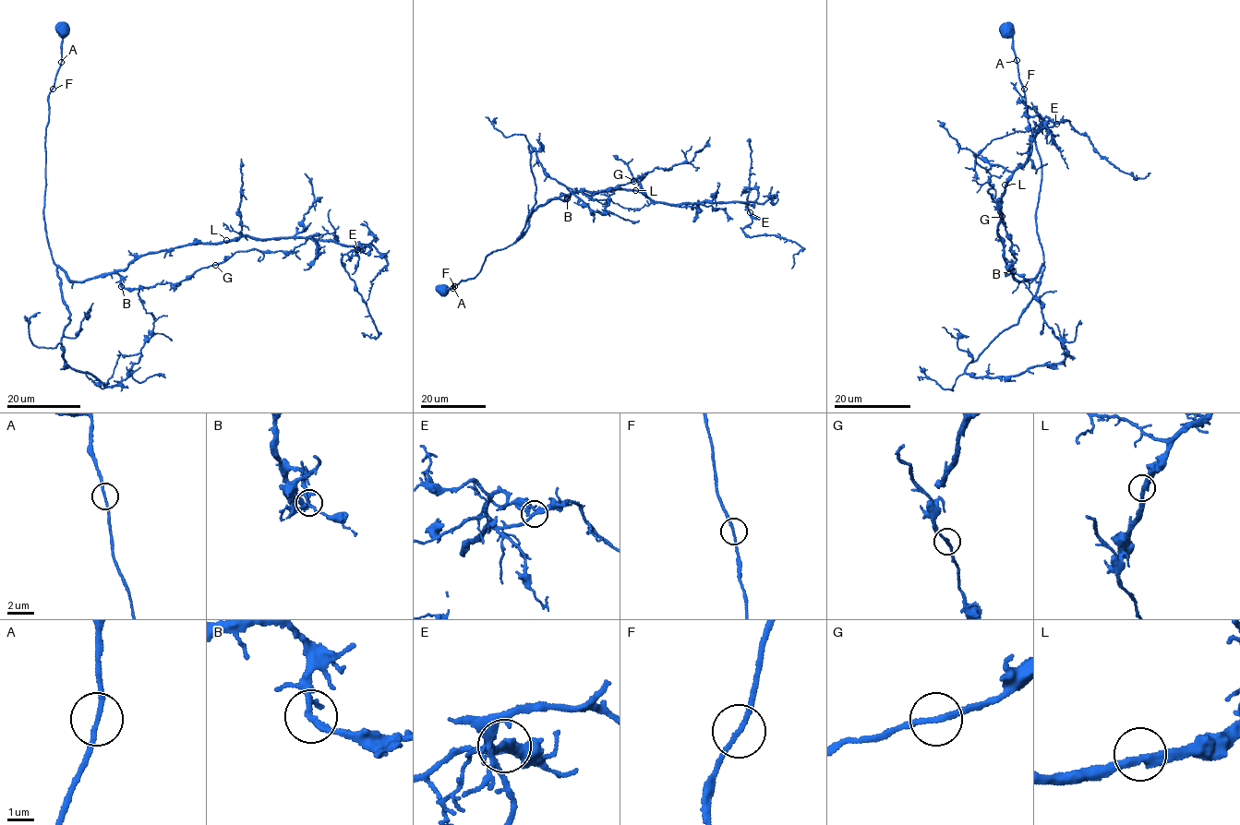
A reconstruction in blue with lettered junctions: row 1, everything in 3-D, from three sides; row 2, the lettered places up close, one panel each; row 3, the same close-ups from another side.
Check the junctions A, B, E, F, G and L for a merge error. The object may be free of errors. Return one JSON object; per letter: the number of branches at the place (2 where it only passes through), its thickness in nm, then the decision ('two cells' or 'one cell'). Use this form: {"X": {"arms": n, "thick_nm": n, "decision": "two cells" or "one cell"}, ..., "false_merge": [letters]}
{"A": {"arms": 2, "thick_nm": 150, "decision": "one cell"}, "B": {"arms": 2, "thick_nm": 220, "decision": "one cell"}, "E": {"arms": 2, "thick_nm": 280, "decision": "one cell"}, "F": {"arms": 2, "thick_nm": 160, "decision": "one cell"}, "G": {"arms": 2, "thick_nm": 200, "decision": "one cell"}, "L": {"arms": 2, "thick_nm": 300, "decision": "one cell"}, "false_merge": []}

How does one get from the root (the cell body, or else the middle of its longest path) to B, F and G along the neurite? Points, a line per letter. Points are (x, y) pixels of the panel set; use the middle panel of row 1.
B: (440, 291), (475, 278), (488, 253), (511, 245), (523, 234), (531, 215), (540, 206), (556, 198), (567, 198)
F: (440, 291), (446, 292), (454, 286)
G: (440, 291), (475, 278), (488, 253), (523, 234), (540, 206), (572, 193), (592, 196), (633, 181)

